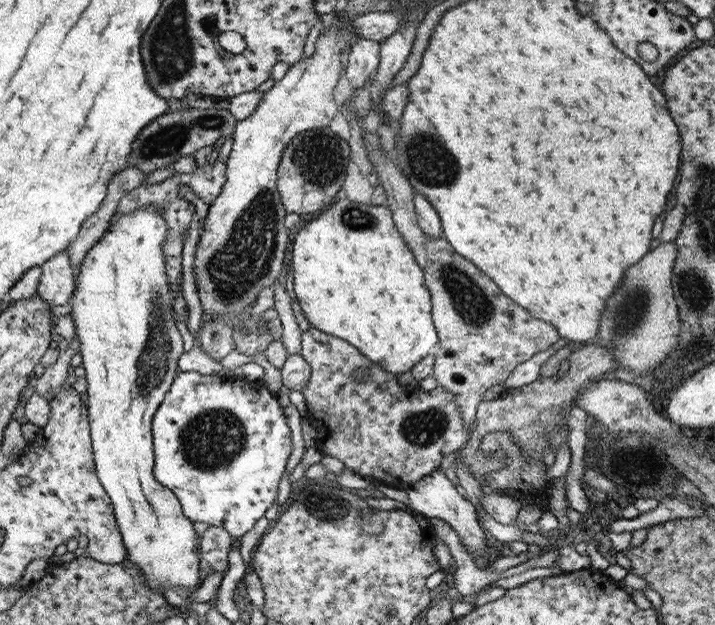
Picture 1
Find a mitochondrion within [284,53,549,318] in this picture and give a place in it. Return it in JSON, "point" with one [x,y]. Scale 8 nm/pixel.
{"point":[428,158]}

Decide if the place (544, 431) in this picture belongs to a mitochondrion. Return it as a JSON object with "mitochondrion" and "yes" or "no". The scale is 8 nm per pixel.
{"mitochondrion":"yes"}

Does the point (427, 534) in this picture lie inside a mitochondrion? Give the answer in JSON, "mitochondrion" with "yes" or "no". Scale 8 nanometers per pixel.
{"mitochondrion":"no"}

